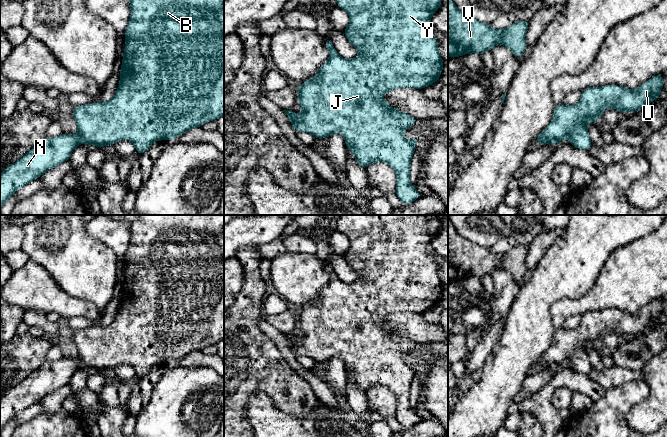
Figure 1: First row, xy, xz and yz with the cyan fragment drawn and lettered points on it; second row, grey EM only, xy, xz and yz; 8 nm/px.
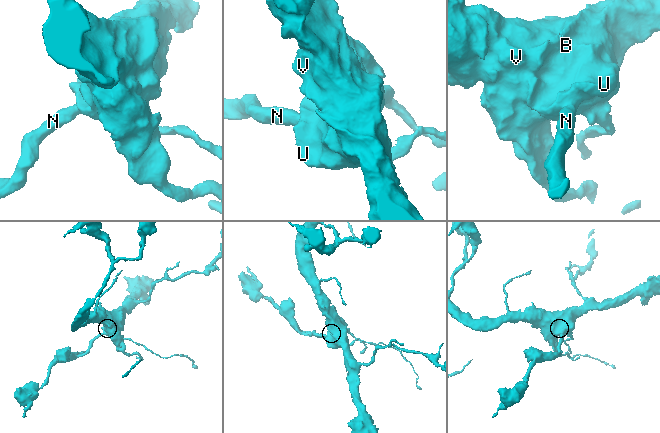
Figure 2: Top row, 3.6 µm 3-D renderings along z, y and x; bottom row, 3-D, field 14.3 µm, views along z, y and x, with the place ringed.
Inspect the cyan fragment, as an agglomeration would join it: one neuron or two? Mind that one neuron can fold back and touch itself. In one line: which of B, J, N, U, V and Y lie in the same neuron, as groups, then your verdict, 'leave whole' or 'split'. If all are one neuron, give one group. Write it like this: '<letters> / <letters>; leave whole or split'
B J N U V Y; leave whole

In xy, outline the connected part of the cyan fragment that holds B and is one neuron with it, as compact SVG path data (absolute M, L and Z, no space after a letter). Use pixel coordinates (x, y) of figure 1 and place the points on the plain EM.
M110 215L112 218L125 221L130 225L130 242L125 254L125 272L120 294L120 305L117 315L112 323L107 326L89 327L72 333L74 343L78 351L76 359L63 357L55 362L44 362L37 370L29 374L17 386L6 391L0 400L0 434L4 427L20 412L29 406L38 403L46 395L57 389L68 385L72 375L79 368L94 369L102 372L108 369L115 369L123 363L130 364L136 375L142 379L151 368L160 364L174 364L177 360L195 351L202 351L206 346L217 344L224 340L224 215Z

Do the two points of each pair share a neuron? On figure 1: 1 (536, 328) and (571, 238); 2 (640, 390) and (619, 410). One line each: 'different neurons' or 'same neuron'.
1: same neuron
2: same neuron

